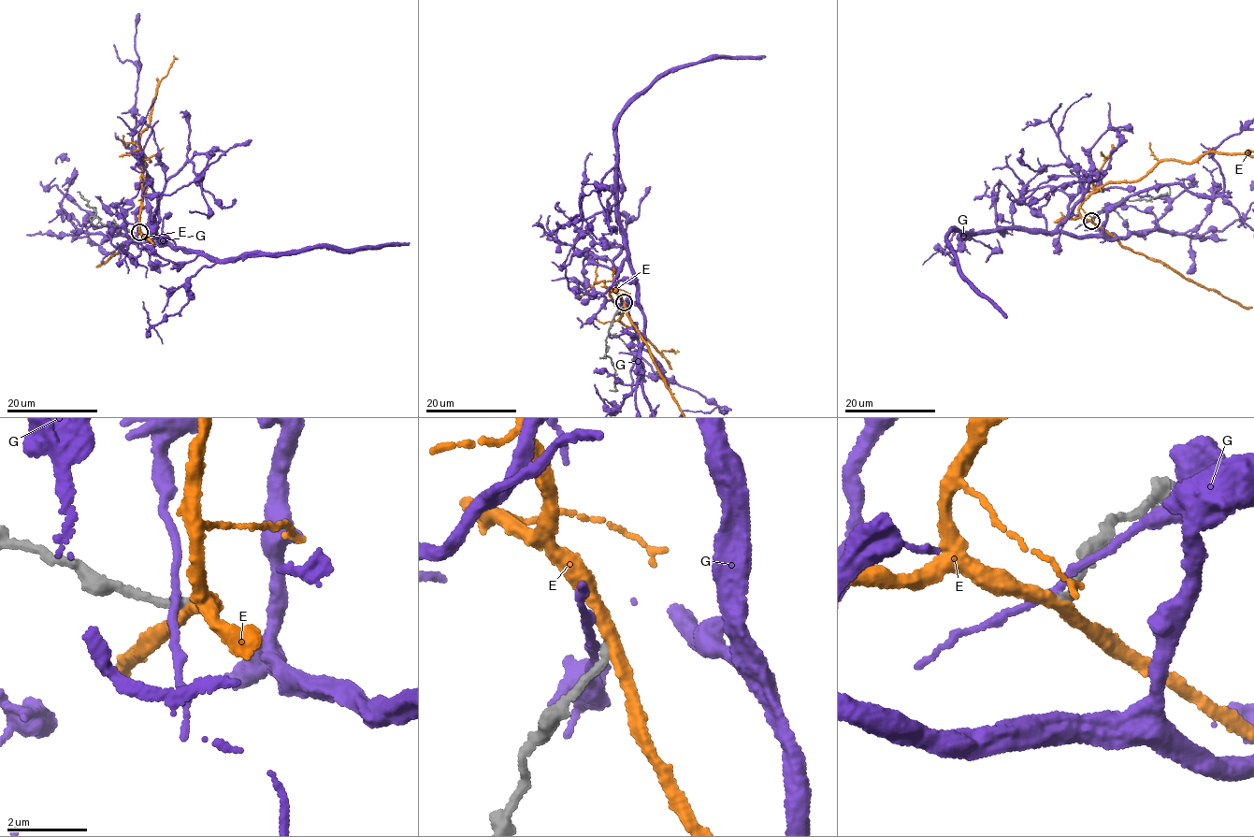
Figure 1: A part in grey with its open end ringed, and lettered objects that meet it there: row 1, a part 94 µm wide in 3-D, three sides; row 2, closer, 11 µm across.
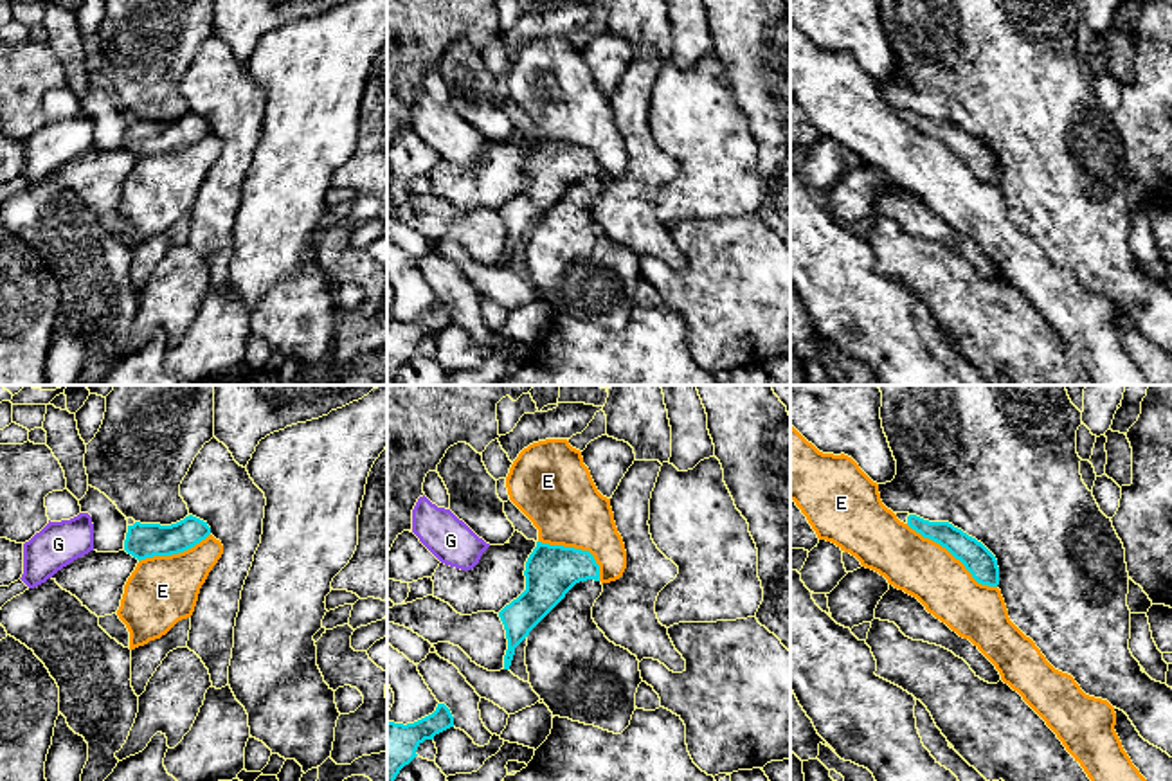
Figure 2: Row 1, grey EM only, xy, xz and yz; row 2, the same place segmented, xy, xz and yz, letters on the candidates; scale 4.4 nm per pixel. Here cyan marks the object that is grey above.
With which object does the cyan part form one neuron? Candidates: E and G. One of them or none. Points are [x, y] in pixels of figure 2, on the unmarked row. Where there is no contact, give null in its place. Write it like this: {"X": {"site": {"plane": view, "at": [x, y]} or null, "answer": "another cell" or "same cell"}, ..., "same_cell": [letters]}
{"E": {"site": {"plane": "yz", "at": [953, 152]}, "answer": "another cell"}, "G": {"site": null, "answer": "another cell"}, "same_cell": []}

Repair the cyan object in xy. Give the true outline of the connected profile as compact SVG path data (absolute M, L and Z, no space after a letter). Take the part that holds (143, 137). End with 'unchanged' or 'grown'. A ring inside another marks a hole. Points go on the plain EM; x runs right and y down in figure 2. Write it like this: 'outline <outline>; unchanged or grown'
outline M193 112L171 122L135 119L128 122L124 148L139 158L153 153L171 153L194 144L209 131L207 119Z; unchanged

